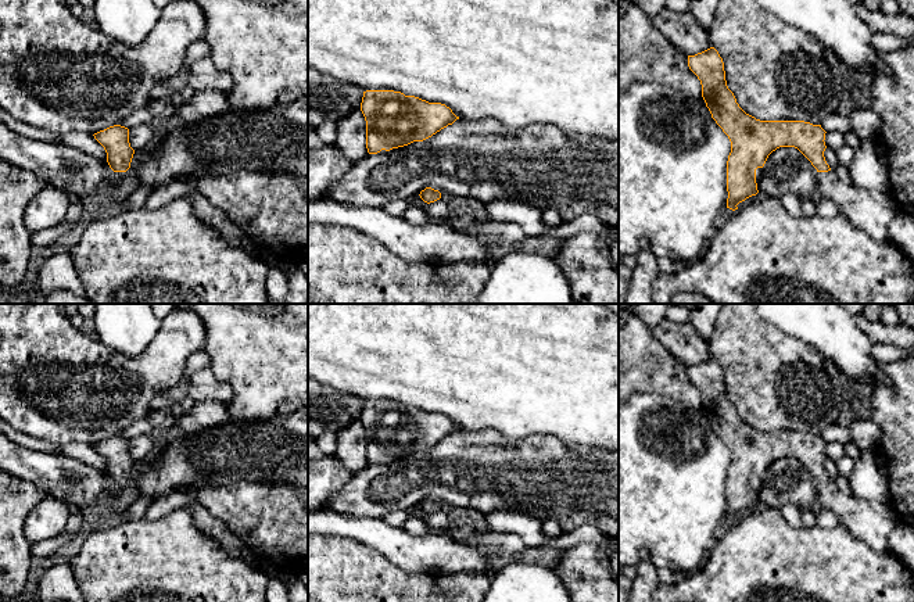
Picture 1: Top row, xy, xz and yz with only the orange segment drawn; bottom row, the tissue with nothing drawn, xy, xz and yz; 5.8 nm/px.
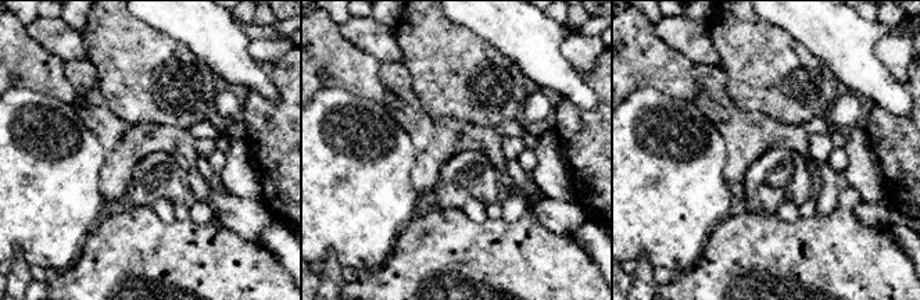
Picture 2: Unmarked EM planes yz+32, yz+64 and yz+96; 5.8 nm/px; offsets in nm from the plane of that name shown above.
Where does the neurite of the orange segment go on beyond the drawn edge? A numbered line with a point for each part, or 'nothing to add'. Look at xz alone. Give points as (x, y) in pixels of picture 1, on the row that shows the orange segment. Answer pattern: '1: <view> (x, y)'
nothing to add

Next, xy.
1: xy (119, 178)

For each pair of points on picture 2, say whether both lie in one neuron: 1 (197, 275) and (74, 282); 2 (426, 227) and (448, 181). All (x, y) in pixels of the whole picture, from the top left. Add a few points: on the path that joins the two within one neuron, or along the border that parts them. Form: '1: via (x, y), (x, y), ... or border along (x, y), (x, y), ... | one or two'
1: via (167, 270), (136, 274), (128, 282), (104, 282) | one
2: border along (439, 207), (462, 210) | two

